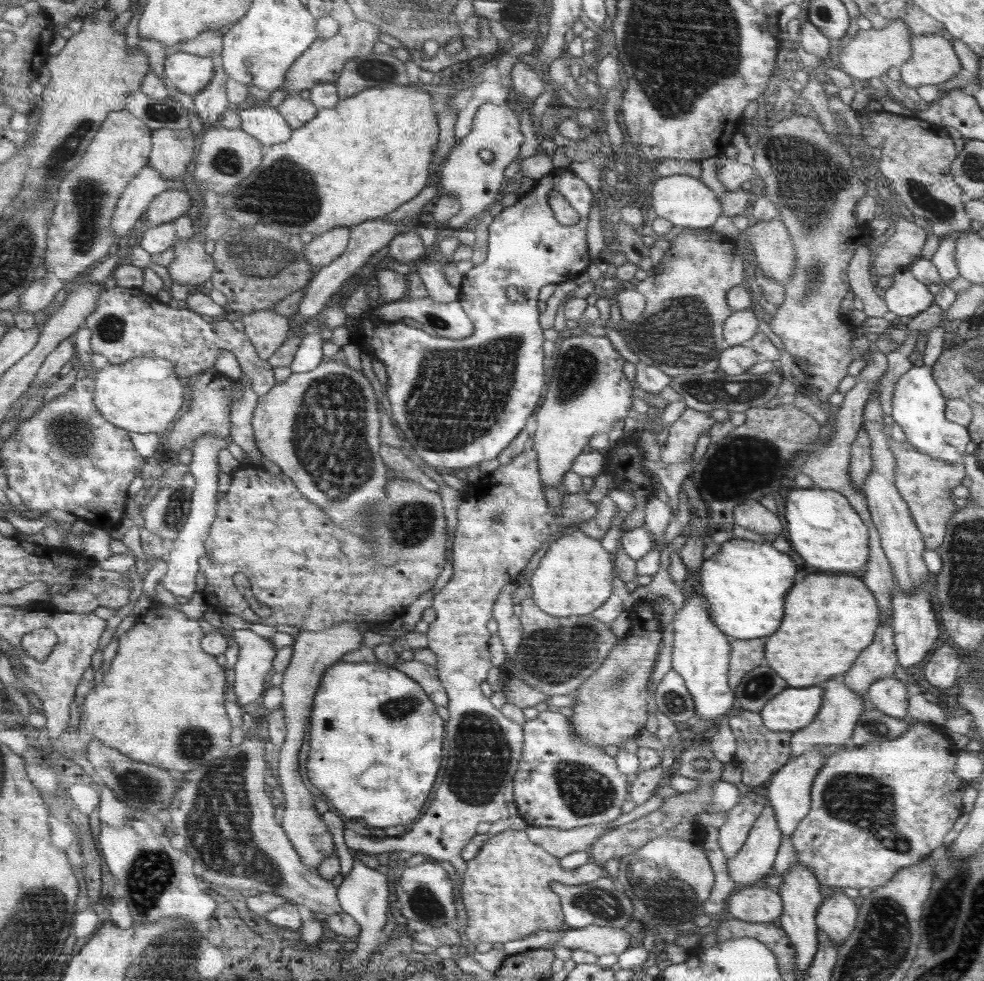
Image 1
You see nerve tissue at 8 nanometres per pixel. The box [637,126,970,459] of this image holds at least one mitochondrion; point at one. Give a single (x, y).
(808, 178)

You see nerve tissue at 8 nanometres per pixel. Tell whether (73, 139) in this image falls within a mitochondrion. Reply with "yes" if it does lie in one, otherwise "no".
yes

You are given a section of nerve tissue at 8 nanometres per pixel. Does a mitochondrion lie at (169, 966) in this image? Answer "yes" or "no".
yes

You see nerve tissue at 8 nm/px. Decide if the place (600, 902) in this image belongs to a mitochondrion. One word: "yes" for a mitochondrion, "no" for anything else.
yes

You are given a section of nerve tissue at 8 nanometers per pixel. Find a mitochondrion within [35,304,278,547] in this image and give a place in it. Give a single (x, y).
(72, 434)

